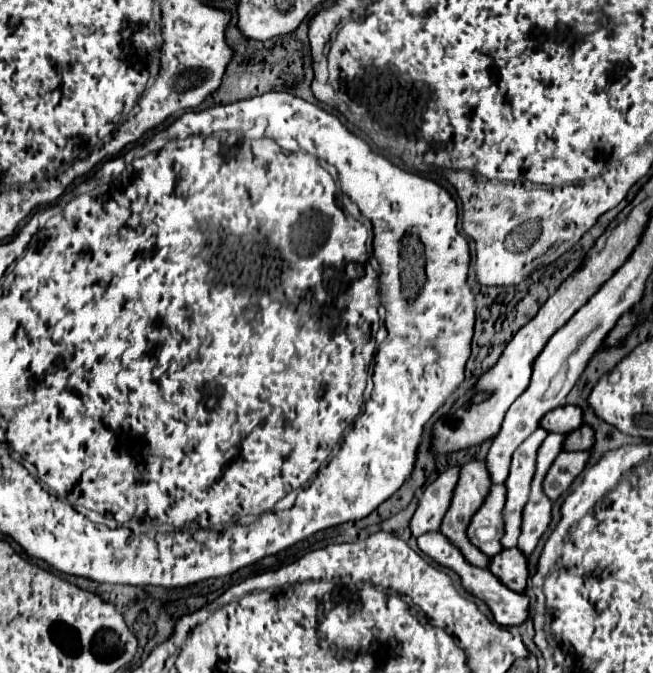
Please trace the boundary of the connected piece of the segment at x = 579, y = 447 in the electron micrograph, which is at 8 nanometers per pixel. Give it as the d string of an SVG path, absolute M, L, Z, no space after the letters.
M581 425L579 429L571 431L563 443L565 451L589 451L593 447L593 431L587 425Z

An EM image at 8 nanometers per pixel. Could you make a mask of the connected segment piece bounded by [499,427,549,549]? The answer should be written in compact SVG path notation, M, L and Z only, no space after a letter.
M539 427L515 449L515 453L511 457L509 477L505 481L507 501L503 507L503 535L499 539L503 549L515 547L515 541L519 537L521 511L523 511L523 503L527 503L529 483L535 473L535 449L539 447L539 443L543 443L543 439L547 435L549 433Z

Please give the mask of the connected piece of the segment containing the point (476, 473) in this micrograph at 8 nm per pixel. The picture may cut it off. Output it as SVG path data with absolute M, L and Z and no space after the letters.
M471 461L471 463L465 463L461 465L459 469L459 481L455 485L455 491L453 491L453 497L451 497L451 509L447 509L445 517L443 517L443 523L441 523L441 533L461 551L461 555L467 559L467 563L475 565L475 567L487 567L487 561L489 557L483 555L479 549L475 549L469 541L467 541L467 525L471 521L471 517L475 515L475 511L479 509L479 505L483 503L483 497L487 497L489 493L489 487L491 487L491 479L489 479L489 473L483 465L483 461Z

